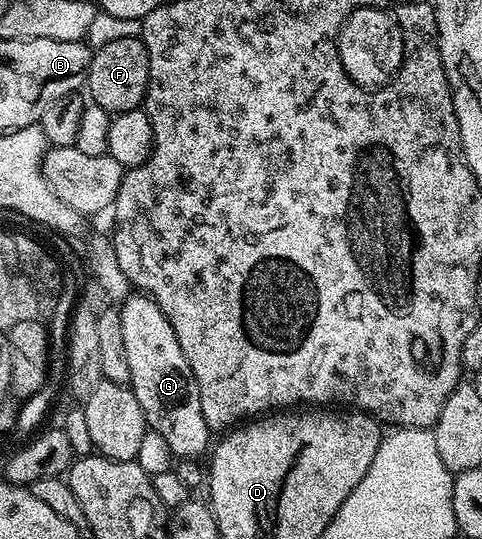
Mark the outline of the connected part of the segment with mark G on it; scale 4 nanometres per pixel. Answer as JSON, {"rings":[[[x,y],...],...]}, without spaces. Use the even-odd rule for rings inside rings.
{"rings":[[[148,294],[129,295],[119,311],[123,322],[123,346],[131,366],[128,385],[135,398],[139,398],[139,406],[143,406],[146,425],[159,434],[163,442],[167,442],[174,457],[204,457],[211,444],[211,429],[203,418],[203,406],[199,406],[195,374],[191,374],[191,366],[187,366],[183,350],[179,350],[179,338],[175,338],[171,322],[167,322],[163,310],[159,310]]]}

